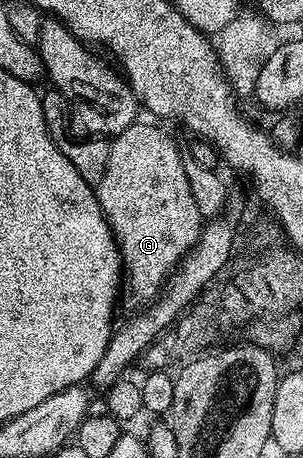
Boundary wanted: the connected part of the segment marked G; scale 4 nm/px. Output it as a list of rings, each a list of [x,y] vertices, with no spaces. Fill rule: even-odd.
[[[137,122],[131,124],[128,128],[122,129],[115,133],[116,141],[111,141],[108,149],[108,165],[104,171],[104,177],[100,179],[98,185],[98,195],[100,205],[104,211],[104,216],[108,219],[109,226],[112,227],[112,235],[116,237],[116,244],[120,247],[120,258],[122,261],[122,288],[128,292],[128,300],[136,306],[147,306],[159,296],[164,284],[167,283],[169,276],[172,275],[180,259],[185,256],[191,248],[196,245],[200,237],[200,229],[202,227],[202,217],[198,214],[198,206],[194,203],[194,194],[190,191],[190,178],[186,178],[186,170],[184,169],[185,157],[180,156],[180,148],[163,132],[160,128],[155,128],[152,124],[143,124]]]

